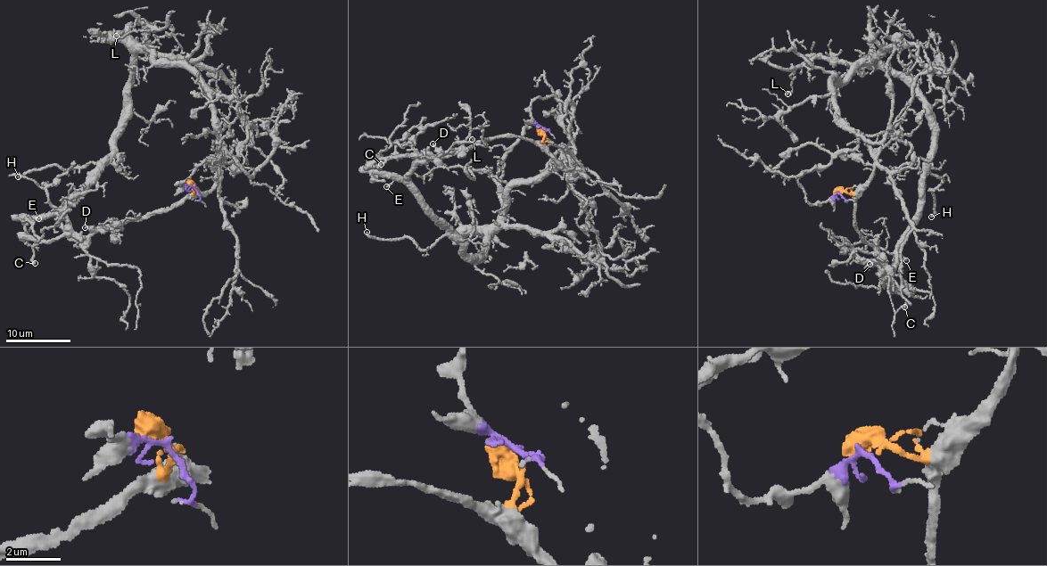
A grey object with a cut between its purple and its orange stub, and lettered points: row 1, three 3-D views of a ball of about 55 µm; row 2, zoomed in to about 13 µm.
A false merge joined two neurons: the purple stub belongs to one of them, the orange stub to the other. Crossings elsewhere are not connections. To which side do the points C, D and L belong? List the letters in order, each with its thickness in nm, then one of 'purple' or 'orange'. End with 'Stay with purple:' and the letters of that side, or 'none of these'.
C: calibre 340 nm; orange
D: calibre 190 nm; orange
L: calibre 140 nm; purple
Stay with purple: L

